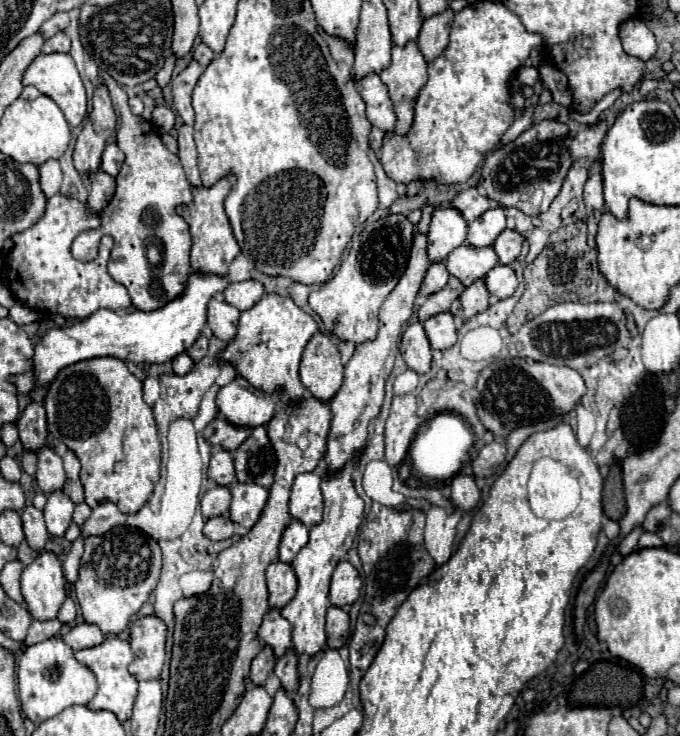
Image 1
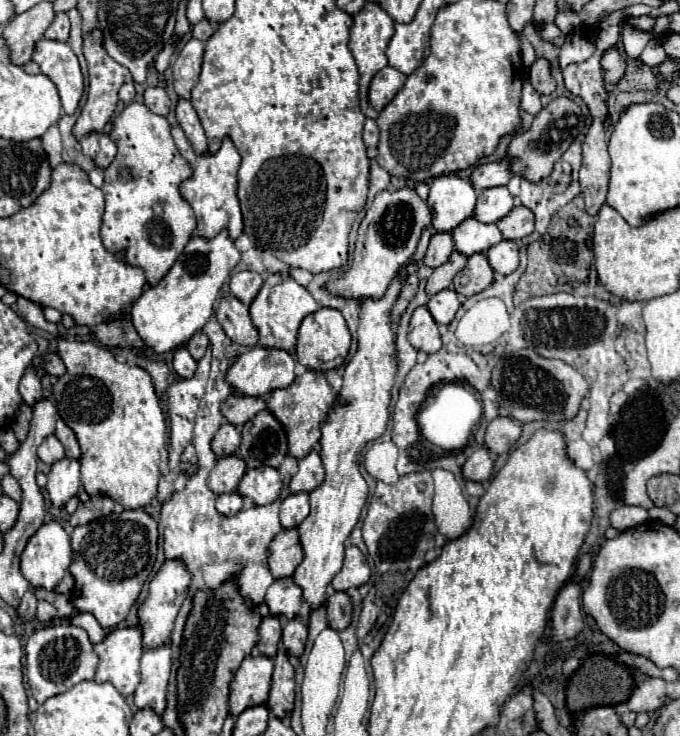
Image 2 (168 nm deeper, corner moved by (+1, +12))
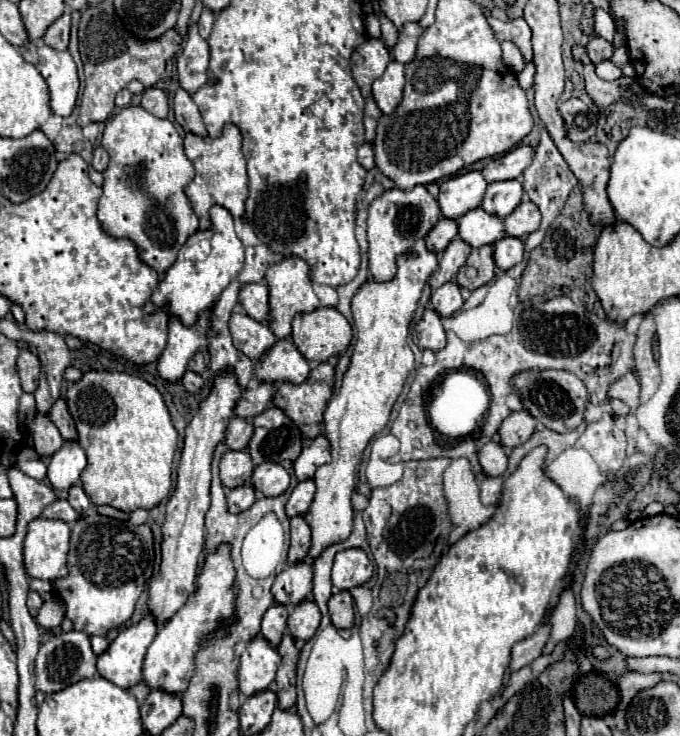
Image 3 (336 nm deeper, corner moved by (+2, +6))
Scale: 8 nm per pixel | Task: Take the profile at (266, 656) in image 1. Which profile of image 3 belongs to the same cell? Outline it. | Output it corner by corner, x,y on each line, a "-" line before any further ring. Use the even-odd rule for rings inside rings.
272,604
264,618
262,618
262,628
260,628
260,634
262,638
272,646
276,648
282,640
282,634
286,632
286,620
288,620
288,608
282,606
282,604

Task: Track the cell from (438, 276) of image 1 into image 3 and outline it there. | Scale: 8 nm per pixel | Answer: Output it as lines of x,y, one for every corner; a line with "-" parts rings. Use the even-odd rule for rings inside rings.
440,218
440,222
436,224
436,228
426,236
426,246
428,246
430,252
442,254
456,236
458,236
456,222
448,220
448,218

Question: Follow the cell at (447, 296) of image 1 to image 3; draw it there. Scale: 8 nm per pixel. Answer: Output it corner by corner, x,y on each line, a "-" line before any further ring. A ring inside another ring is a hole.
454,238
450,242
450,246
440,254
440,264
438,264
438,270
430,276
428,284
432,290
444,286
446,282
450,282
456,272
466,264
466,258
470,256
470,246
466,246
466,242
462,242
460,238

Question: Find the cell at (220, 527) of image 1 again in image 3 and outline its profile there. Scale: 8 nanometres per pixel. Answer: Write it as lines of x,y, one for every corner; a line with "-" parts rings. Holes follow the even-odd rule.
238,486
234,490
230,490
230,494
226,496
226,504
228,504
228,512
232,514
240,514
244,510
248,510
254,504
254,488
252,486

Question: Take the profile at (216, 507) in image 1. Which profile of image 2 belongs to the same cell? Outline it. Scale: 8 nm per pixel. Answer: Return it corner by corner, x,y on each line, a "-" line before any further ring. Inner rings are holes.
237,454
219,458
215,468
211,470
209,476
209,488
215,494
227,494
227,492
235,492
239,486
239,480
243,478
247,470
247,464
243,464
243,460
239,460

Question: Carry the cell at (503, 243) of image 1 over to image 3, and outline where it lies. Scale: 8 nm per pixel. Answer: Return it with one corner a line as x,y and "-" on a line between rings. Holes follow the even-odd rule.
524,200
510,216
504,218
506,234
514,238
524,238
536,232
538,226
540,226
540,212
530,200

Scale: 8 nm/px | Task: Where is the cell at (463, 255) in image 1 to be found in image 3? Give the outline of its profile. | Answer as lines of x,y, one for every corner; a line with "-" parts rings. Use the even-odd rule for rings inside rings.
482,208
466,212
458,218
458,236
472,248
494,244
506,236
502,220
486,214

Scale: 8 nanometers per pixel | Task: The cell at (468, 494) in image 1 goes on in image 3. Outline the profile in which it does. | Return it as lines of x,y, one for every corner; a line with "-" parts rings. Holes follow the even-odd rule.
488,442
482,446
482,450
478,452
478,462
482,466
482,472
486,476
500,476
506,472
506,454
504,454
504,448
496,442

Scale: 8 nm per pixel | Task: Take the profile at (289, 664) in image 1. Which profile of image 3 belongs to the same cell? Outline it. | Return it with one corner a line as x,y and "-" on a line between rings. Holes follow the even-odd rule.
304,600
292,608
288,618
288,632
294,636
296,642
308,642
320,624
320,610
314,602

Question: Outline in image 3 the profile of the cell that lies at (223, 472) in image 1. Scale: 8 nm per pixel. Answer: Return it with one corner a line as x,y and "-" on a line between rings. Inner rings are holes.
230,418
228,422
228,428
226,428
226,446
230,450
244,450
248,440
250,440
250,434
252,434
252,426
248,420
244,418

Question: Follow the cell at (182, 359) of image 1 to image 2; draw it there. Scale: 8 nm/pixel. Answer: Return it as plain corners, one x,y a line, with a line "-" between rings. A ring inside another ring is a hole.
181,348
175,352
175,360
173,360
173,366
175,366
175,372
181,376
181,378
191,378
197,370
197,362
191,358
191,354

